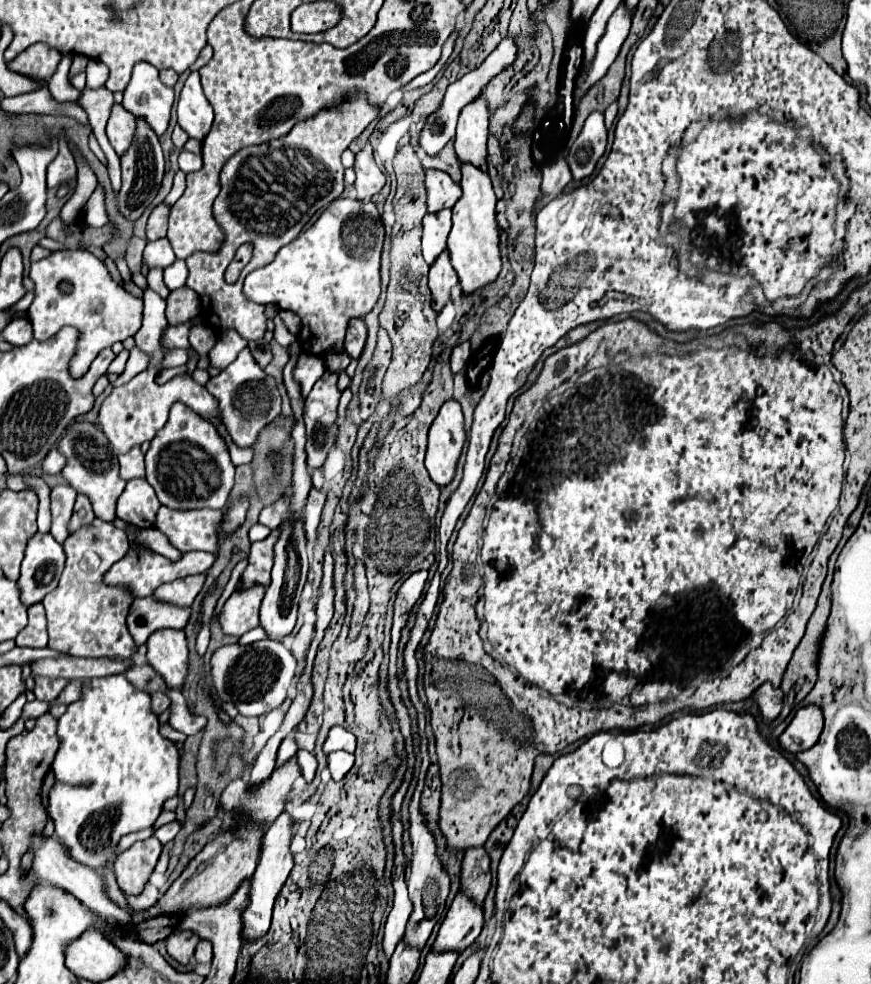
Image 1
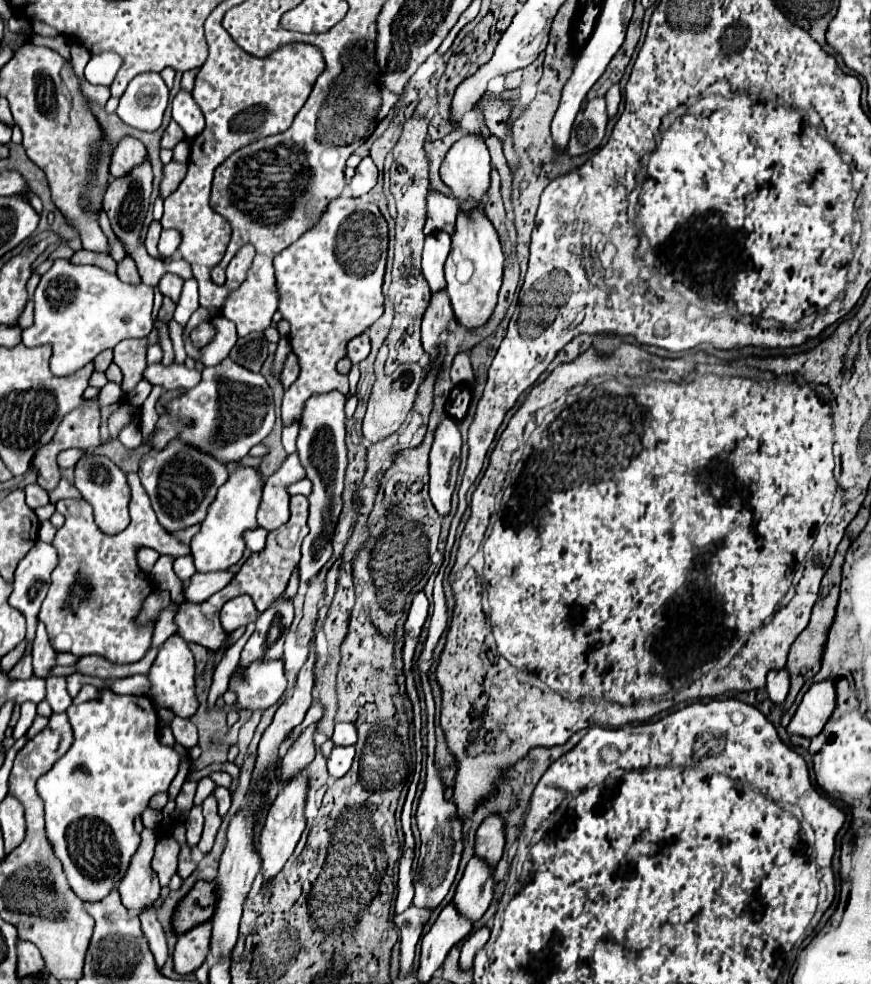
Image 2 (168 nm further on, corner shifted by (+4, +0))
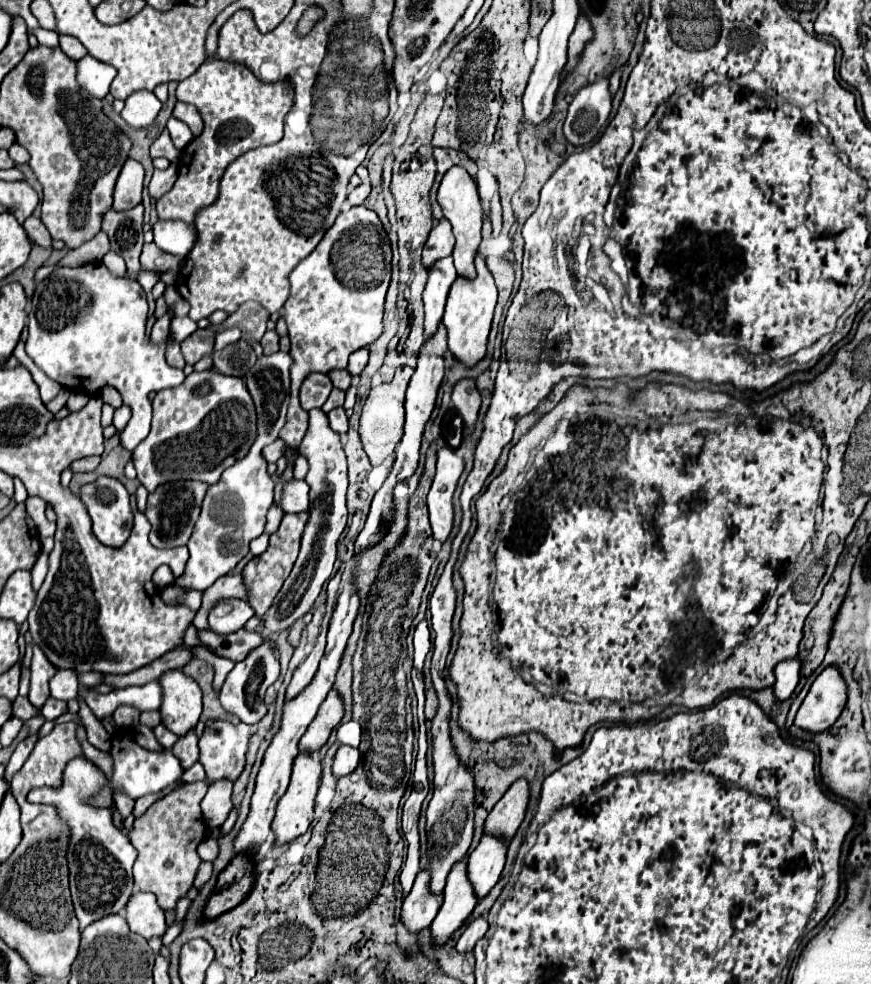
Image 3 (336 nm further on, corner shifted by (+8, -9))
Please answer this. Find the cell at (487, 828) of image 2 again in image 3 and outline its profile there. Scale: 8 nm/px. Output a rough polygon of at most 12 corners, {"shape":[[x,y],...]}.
{"shape":[[517,780],[493,806],[485,834],[509,844],[523,822],[527,780]]}

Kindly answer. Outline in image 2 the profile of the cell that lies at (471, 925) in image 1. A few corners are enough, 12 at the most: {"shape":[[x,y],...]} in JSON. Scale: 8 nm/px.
{"shape":[[475,855],[455,891],[473,921],[493,901],[495,869]]}

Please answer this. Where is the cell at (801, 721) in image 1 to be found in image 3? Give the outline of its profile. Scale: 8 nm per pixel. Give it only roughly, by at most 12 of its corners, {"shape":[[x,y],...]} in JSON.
{"shape":[[833,666],[809,688],[795,726],[825,732],[839,718],[845,680]]}

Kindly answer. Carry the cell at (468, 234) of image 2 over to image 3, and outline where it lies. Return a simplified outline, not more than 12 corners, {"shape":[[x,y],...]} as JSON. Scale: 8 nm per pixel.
{"shape":[[481,254],[457,276],[443,324],[467,366],[487,352],[497,286]]}

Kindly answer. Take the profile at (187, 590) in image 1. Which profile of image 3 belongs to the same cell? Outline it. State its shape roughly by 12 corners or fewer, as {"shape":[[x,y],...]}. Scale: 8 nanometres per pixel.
{"shape":[[241,574],[221,576],[203,592],[195,628],[207,626],[217,600],[245,598]]}

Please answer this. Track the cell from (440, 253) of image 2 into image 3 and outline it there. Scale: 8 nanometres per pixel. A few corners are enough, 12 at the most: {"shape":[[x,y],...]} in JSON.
{"shape":[[453,258],[427,268],[423,292],[425,336],[437,330],[457,276]]}

